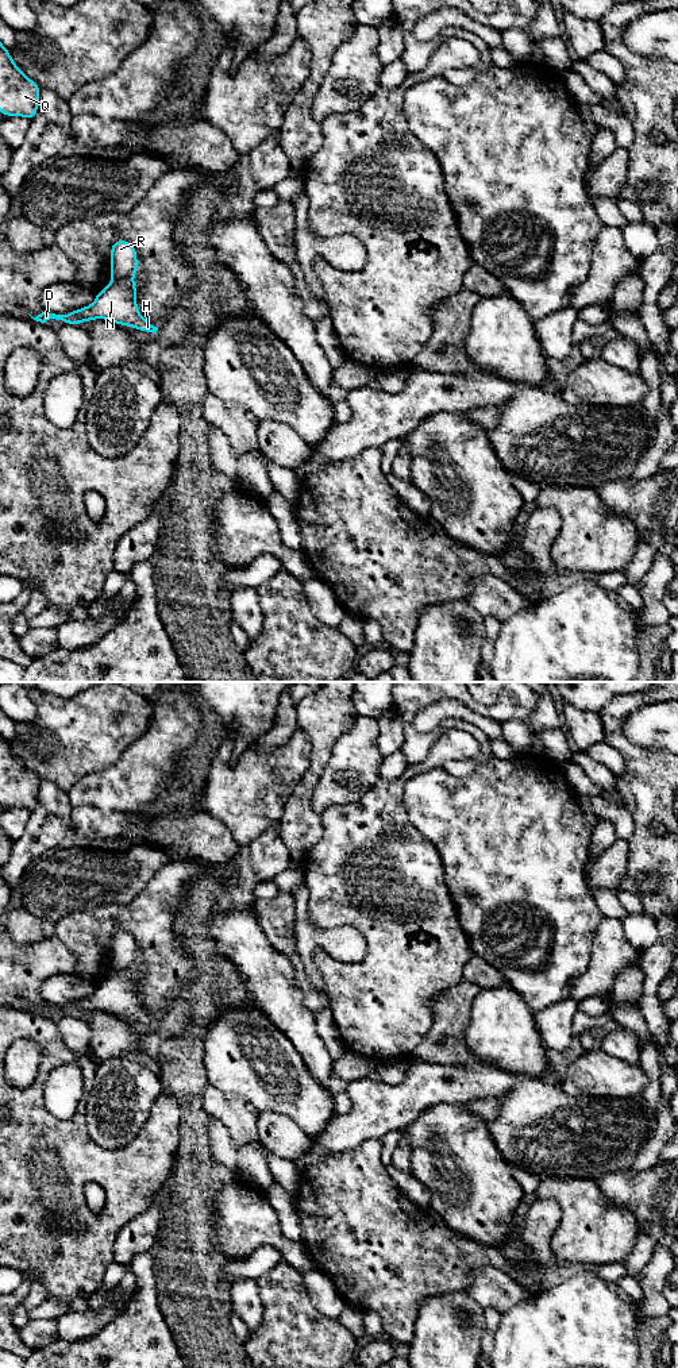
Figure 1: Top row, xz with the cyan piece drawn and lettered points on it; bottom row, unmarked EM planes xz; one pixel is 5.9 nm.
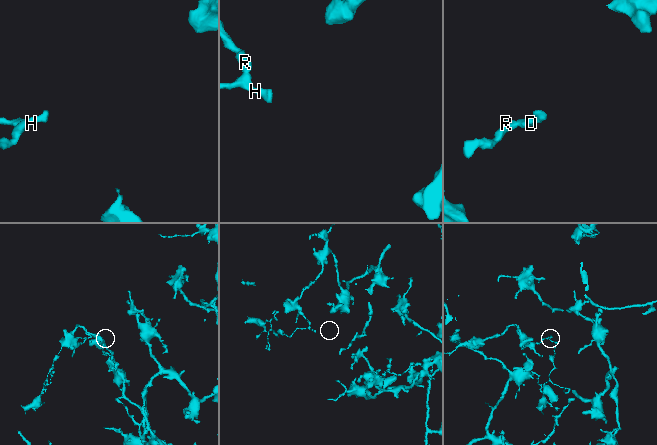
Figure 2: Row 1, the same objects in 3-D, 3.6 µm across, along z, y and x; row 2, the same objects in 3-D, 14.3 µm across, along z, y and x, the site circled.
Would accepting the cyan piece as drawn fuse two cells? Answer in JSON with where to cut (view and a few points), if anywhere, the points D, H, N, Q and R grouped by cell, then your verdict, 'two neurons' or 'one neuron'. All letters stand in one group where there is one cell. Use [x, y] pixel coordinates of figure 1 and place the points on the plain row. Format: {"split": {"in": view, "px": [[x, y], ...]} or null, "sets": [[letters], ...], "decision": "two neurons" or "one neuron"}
{"split": {"in": "xz", "px": [[131, 970], [112, 971]]}, "sets": [["D", "H", "N"], ["Q", "R"]], "decision": "two neurons"}

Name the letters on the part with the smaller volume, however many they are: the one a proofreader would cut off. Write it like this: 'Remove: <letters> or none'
Remove: D, H, N

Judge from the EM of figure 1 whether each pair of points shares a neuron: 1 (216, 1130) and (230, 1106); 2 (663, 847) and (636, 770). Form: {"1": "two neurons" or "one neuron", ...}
{"1": "two neurons", "2": "one neuron"}

